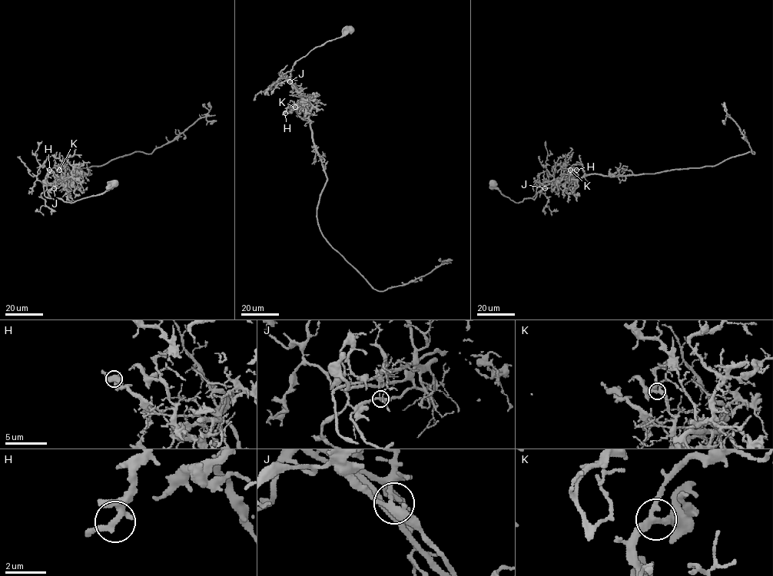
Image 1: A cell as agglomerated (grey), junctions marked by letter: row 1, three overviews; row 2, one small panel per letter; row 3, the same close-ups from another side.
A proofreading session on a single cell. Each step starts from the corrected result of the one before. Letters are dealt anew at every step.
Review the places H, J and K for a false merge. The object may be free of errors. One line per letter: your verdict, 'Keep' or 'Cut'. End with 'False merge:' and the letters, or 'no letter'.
H: Keep
J: Cut
K: Keep
False merge: J

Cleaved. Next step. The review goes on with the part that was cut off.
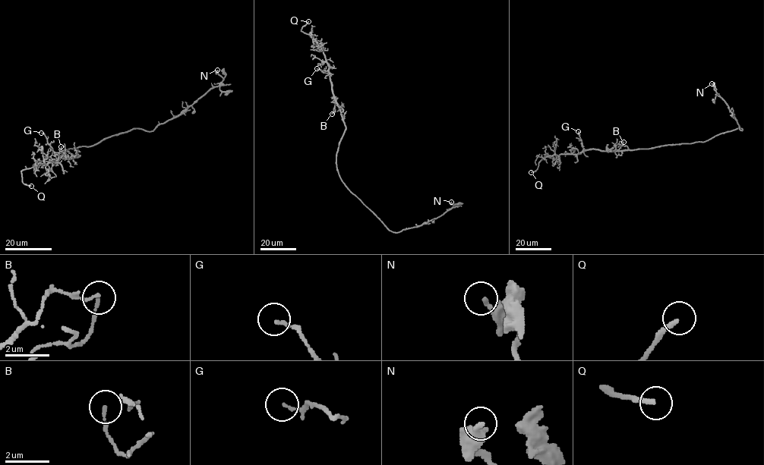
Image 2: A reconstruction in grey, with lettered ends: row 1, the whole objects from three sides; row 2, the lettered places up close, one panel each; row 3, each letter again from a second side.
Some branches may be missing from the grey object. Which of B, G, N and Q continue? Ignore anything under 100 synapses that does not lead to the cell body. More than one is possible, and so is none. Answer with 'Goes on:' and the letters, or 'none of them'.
Goes on: Q

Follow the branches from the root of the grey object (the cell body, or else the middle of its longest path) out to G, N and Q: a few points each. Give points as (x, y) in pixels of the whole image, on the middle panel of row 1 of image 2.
G: (338, 170), (336, 154), (345, 125), (335, 99), (329, 73), (317, 68)
N: (338, 170), (344, 185), (393, 232), (416, 227), (436, 218), (456, 205), (452, 205), (451, 202)
Q: (338, 170), (336, 154), (345, 125), (335, 99), (328, 64), (323, 51), (310, 35), (301, 30), (308, 21)

